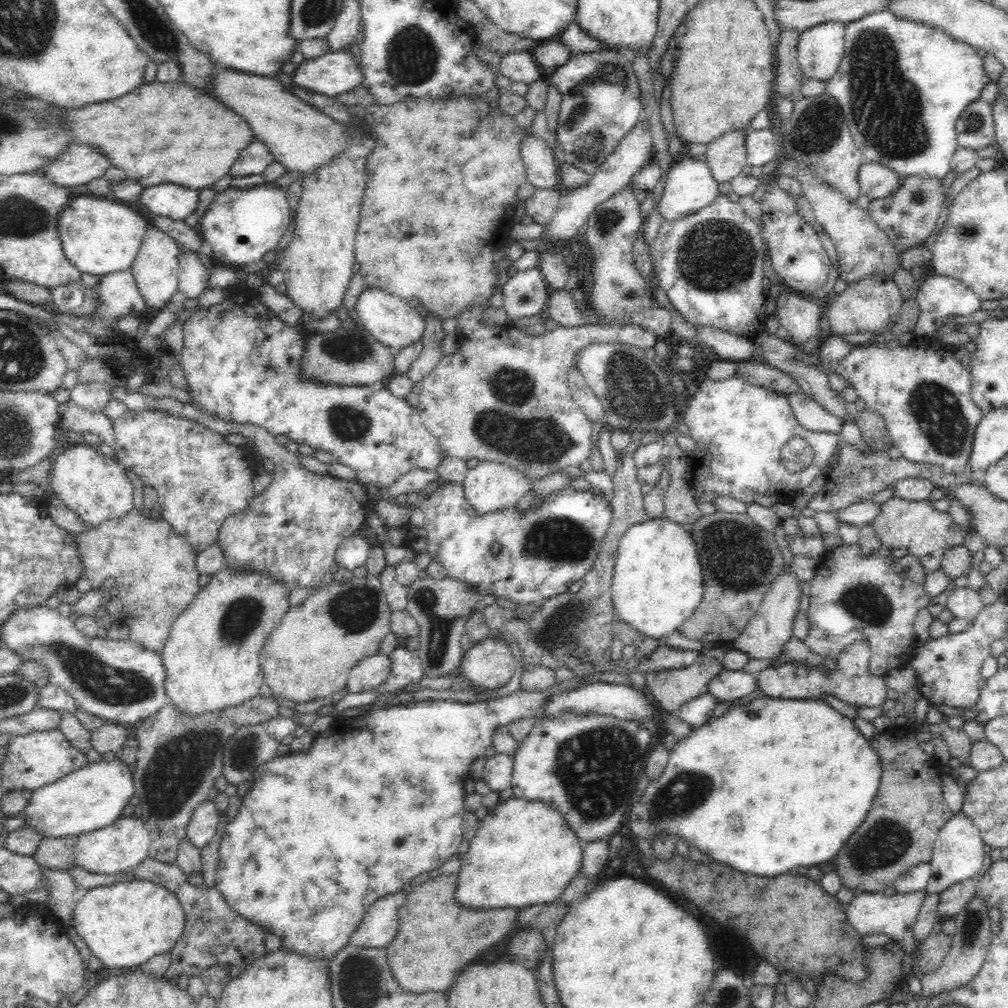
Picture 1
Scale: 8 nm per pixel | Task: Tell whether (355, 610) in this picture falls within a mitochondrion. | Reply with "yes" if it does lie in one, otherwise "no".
yes

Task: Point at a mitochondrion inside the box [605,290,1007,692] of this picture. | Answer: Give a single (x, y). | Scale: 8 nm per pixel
(731, 546)

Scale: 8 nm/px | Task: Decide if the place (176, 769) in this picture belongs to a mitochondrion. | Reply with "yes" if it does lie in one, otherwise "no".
yes

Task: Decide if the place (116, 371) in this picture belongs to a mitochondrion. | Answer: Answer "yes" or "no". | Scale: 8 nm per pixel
no

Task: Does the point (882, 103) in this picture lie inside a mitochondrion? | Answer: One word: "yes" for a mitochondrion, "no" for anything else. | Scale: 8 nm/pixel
yes

